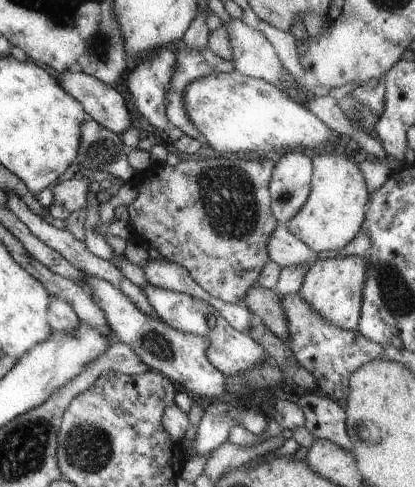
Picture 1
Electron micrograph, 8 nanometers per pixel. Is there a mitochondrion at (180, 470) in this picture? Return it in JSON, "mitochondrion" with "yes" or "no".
{"mitochondrion":"no"}

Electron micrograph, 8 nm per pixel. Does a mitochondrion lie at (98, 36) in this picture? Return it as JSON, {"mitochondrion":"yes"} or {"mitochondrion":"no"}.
{"mitochondrion":"yes"}

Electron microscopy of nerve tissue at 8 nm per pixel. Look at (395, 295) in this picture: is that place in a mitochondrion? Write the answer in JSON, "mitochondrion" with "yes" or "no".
{"mitochondrion":"yes"}

